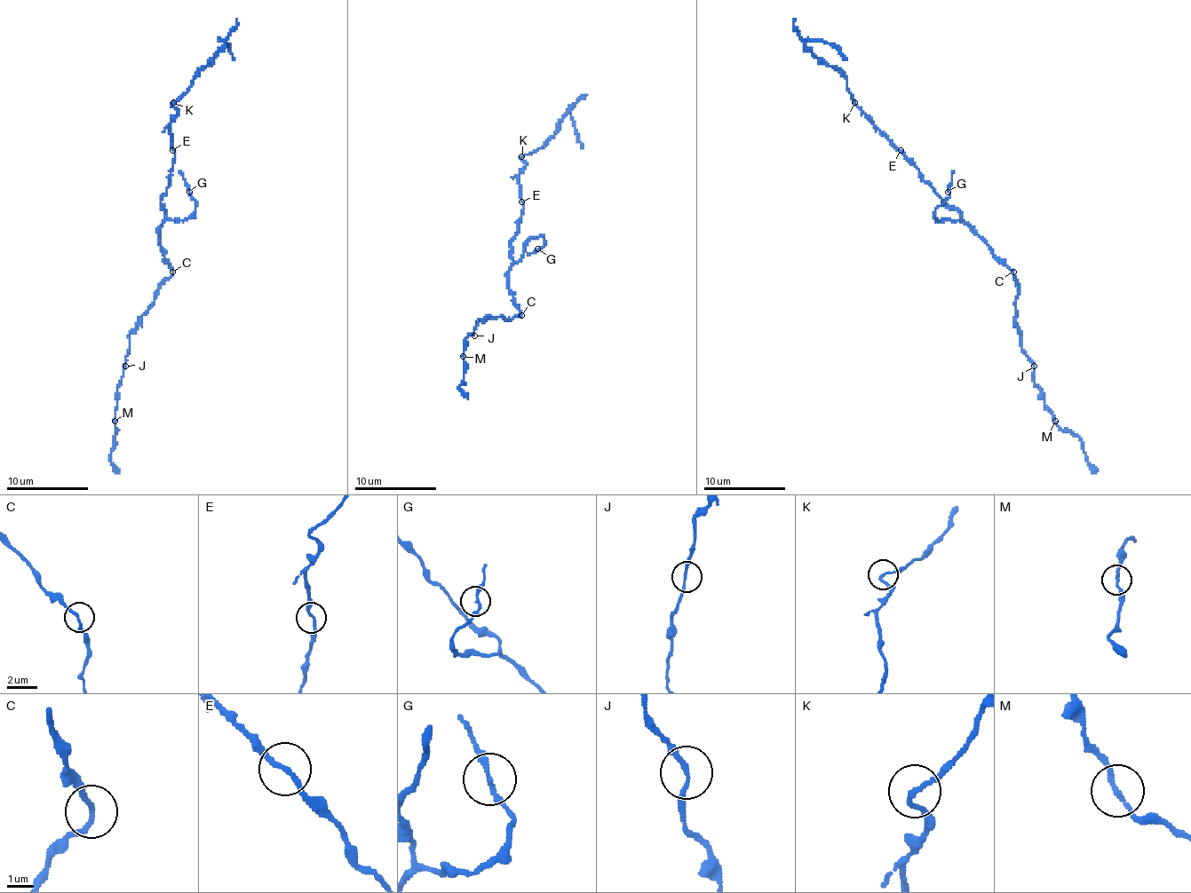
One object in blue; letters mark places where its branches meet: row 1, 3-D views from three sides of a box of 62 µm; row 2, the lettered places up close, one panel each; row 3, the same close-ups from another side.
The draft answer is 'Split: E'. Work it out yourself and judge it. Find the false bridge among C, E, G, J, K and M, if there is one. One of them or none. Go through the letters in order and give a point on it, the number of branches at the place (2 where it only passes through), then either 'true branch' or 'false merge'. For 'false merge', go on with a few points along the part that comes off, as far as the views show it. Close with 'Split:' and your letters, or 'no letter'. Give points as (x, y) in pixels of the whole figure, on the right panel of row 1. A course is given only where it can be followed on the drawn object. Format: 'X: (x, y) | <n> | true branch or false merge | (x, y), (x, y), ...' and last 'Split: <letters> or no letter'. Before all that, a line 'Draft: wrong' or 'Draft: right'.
Draft: wrong
C: (1013, 272) | 2 | true branch
E: (901, 150) | 2 | true branch
G: (948, 192) | 2 | true branch
J: (1034, 366) | 2 | true branch
K: (854, 102) | 2 | true branch
M: (1055, 421) | 2 | true branch
Split: no letter

